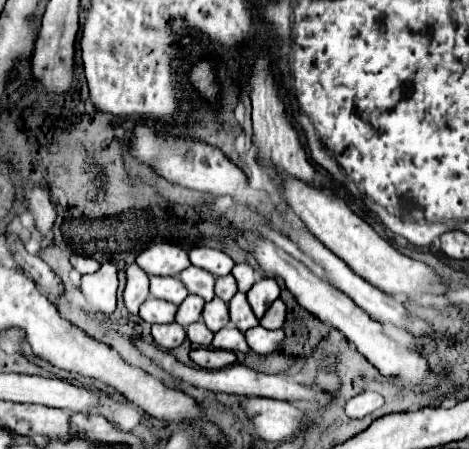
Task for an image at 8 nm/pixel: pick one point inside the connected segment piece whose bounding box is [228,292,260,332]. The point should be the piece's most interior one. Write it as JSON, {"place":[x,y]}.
{"place":[240,312]}

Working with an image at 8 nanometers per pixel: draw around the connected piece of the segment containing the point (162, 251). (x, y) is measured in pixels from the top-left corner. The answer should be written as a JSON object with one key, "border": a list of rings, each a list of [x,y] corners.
{"border":[[[154,244],[138,254],[136,264],[148,274],[156,276],[178,276],[184,268],[190,266],[188,254],[174,244]]]}

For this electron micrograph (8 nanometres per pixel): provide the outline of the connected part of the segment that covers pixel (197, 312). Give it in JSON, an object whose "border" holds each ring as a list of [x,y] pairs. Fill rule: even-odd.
{"border":[[[188,296],[180,306],[178,306],[178,312],[176,312],[176,322],[180,326],[190,326],[192,322],[198,322],[200,316],[202,316],[202,308],[204,308],[204,300],[200,296]]]}

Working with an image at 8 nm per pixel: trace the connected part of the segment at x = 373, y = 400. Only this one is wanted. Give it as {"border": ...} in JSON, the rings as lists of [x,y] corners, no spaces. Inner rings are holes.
{"border":[[[362,392],[346,404],[346,414],[350,418],[364,418],[366,414],[378,410],[382,404],[384,404],[384,398],[378,392]]]}

